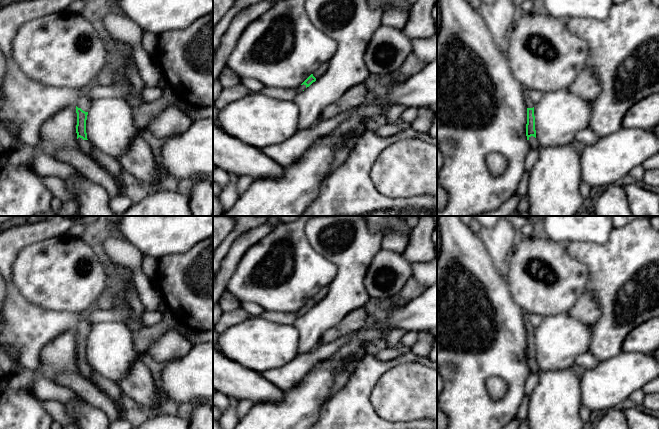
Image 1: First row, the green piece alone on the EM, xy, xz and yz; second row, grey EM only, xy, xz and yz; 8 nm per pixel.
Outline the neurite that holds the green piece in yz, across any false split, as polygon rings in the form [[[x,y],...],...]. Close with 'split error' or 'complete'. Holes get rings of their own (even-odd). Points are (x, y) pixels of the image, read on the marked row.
[[[523,88],[524,98],[527,106],[526,136],[530,149],[540,150],[540,145],[536,139],[534,104],[531,102],[528,96],[528,91],[528,88]]] | split error

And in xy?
[[[97,76],[88,85],[80,89],[82,95],[79,98],[76,106],[76,113],[77,113],[76,133],[77,133],[78,144],[83,153],[90,156],[107,173],[111,174],[121,184],[121,195],[123,195],[125,194],[125,192],[124,192],[124,186],[122,184],[122,178],[121,178],[121,173],[123,171],[122,166],[120,165],[120,163],[115,157],[105,154],[101,150],[95,148],[87,139],[86,120],[87,120],[87,115],[90,105],[93,101],[93,99],[91,99],[88,96],[88,92],[90,89],[98,85],[100,85],[100,83],[98,81],[98,76]]] | split error

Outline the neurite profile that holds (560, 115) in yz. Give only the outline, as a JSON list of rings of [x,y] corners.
[[[568,90],[543,93],[542,99],[534,105],[536,139],[543,147],[558,147],[572,143],[576,134],[588,128],[593,100],[584,100]]]

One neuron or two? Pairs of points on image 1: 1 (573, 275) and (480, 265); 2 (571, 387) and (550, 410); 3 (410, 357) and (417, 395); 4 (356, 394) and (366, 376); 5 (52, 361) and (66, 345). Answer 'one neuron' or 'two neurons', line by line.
1: two neurons
2: one neuron
3: two neurons
4: one neuron
5: one neuron

